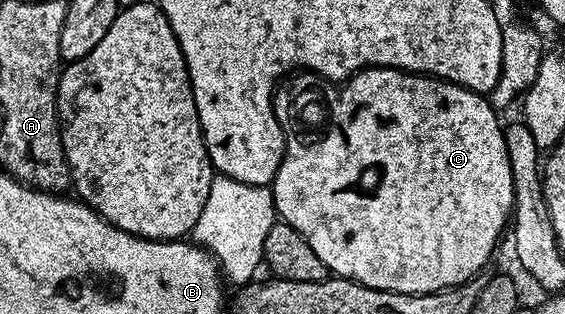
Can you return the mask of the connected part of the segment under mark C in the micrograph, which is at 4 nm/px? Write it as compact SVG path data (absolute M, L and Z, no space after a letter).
M373 66L367 70L359 70L351 78L347 79L343 85L344 98L340 98L340 106L336 106L336 126L332 126L332 134L328 134L328 138L324 138L324 142L320 142L320 146L312 146L312 150L304 150L304 146L286 146L284 159L278 168L276 179L270 184L279 221L290 224L290 228L297 230L306 240L306 244L310 244L310 248L314 248L318 260L322 260L322 264L326 264L328 271L335 277L349 278L358 284L369 286L370 288L389 290L399 294L437 294L439 290L450 290L453 286L463 286L471 278L477 277L483 271L480 269L491 260L492 253L496 250L496 241L499 240L500 233L503 230L505 233L512 217L512 169L510 168L508 153L506 152L504 126L502 121L500 122L499 116L496 115L499 114L497 107L493 106L485 95L476 94L473 90L467 90L466 87L459 86L453 82L446 82L443 78L433 78L427 74L414 74L406 70L390 70L386 66Z

